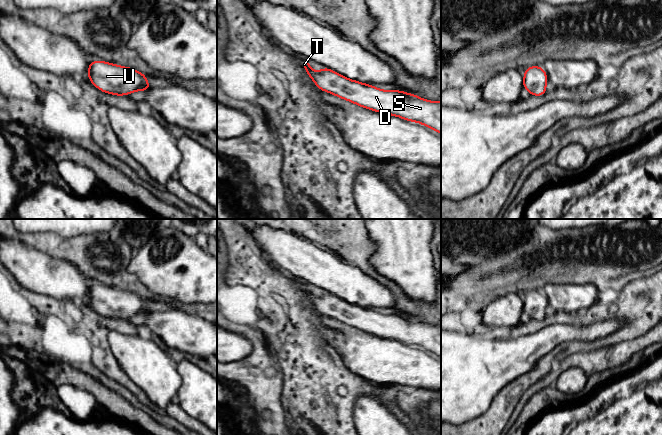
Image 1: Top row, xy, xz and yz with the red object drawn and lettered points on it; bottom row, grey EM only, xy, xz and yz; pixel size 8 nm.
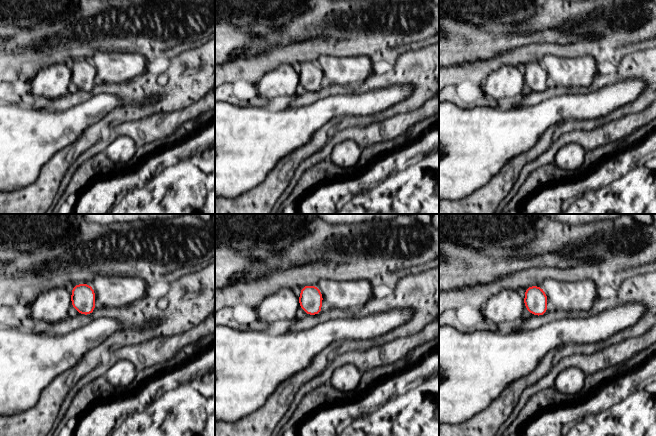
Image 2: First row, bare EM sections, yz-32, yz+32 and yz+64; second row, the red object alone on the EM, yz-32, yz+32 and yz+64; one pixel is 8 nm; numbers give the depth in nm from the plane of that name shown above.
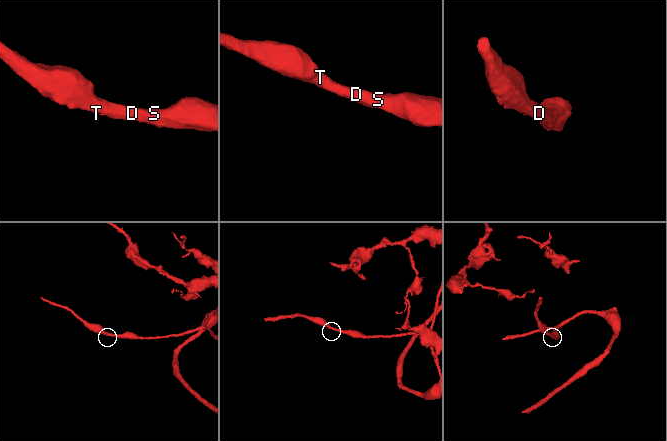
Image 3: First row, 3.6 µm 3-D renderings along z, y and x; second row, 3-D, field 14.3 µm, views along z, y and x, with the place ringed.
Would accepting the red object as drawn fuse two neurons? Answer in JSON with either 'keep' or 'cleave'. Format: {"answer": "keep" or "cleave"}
{"answer": "keep"}

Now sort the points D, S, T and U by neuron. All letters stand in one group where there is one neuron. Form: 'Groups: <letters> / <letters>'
Groups: D S T U

